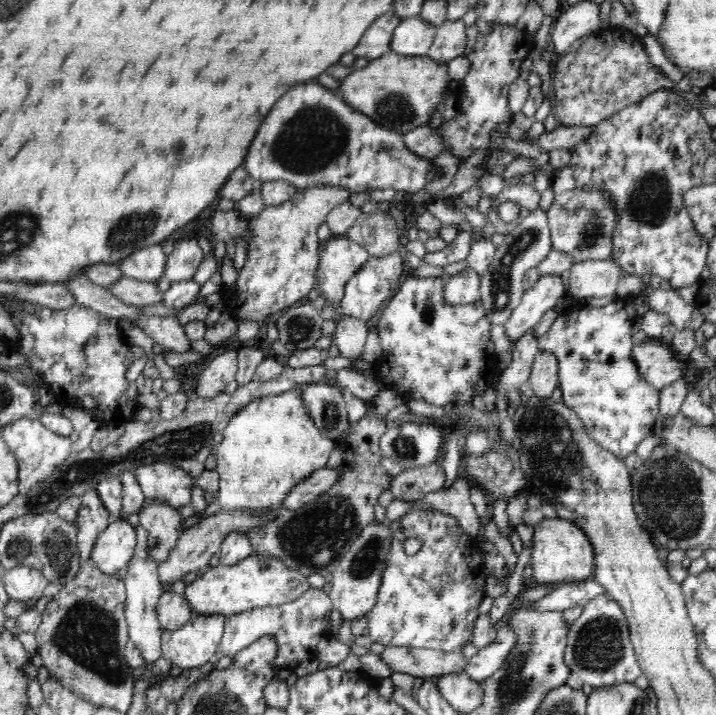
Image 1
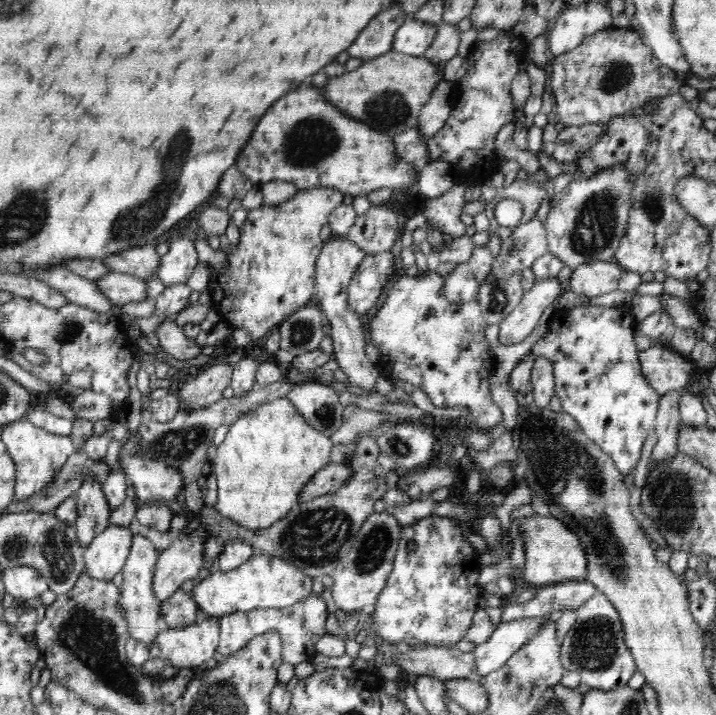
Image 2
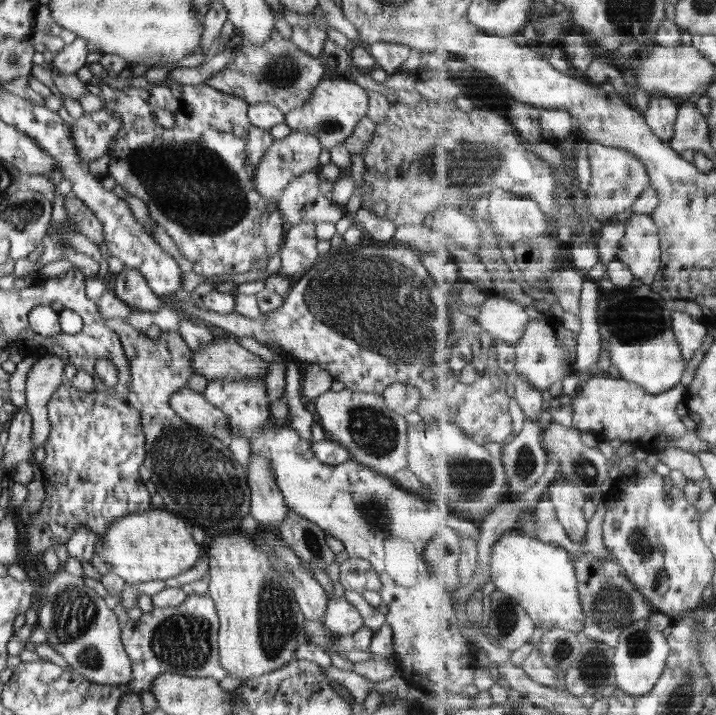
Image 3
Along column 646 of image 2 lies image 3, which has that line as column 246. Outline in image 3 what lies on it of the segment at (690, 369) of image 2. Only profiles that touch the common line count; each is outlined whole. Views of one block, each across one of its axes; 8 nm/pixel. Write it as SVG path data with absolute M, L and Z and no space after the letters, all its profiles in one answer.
M218 340L218 344L212 342L199 346L198 350L192 350L193 354L193 374L200 374L208 381L212 380L251 380L252 378L265 378L269 371L270 363L264 361L258 355L246 348L242 348L240 343L234 340Z

